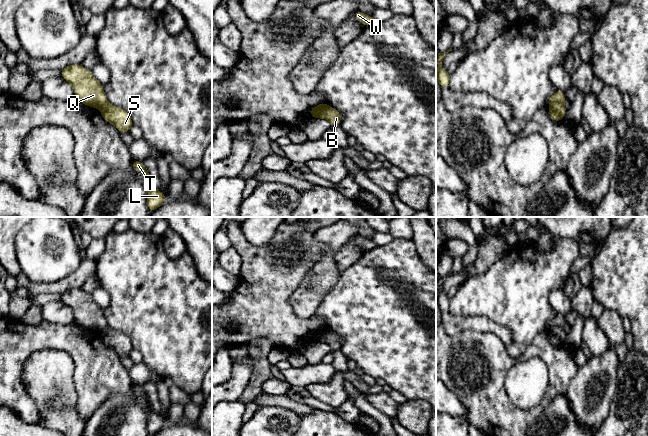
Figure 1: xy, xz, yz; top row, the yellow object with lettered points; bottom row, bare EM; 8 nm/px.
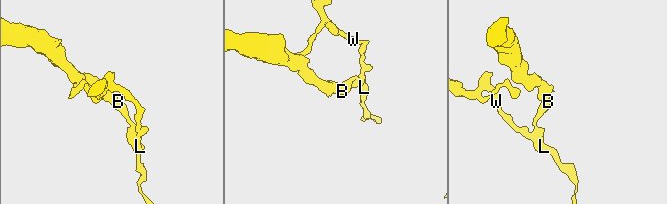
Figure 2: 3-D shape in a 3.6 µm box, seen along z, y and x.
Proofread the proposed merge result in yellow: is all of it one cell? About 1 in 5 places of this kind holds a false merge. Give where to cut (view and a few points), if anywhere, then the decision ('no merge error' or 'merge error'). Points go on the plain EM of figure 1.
yz (563, 324), (549, 330) | merge error

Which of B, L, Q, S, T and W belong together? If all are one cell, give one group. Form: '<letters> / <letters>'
B L S T W / Q

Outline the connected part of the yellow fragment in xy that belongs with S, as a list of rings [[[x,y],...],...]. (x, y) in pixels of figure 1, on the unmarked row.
[[[109,326],[100,333],[100,336],[104,344],[116,351],[121,357],[129,356],[133,350],[130,338],[122,332],[113,330]]]

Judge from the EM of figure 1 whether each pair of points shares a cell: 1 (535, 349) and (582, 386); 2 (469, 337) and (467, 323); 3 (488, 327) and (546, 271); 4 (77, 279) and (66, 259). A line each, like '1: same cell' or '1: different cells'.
1: different cells
2: different cells
3: different cells
4: different cells

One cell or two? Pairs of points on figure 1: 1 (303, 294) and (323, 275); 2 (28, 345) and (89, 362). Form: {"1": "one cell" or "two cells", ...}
{"1": "one cell", "2": "one cell"}

